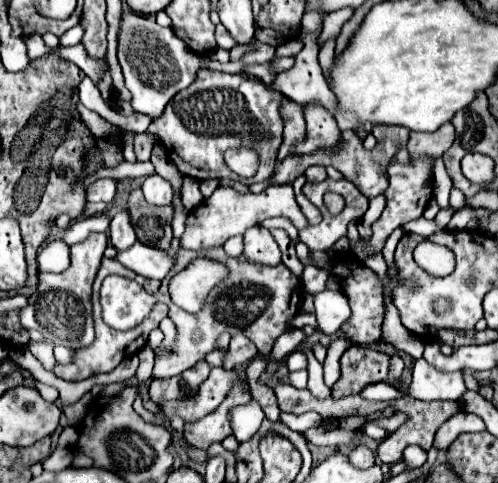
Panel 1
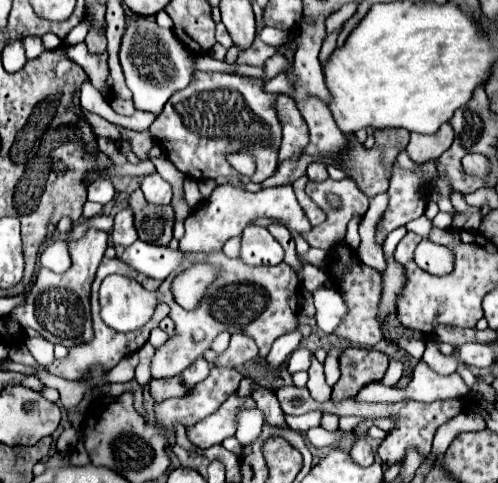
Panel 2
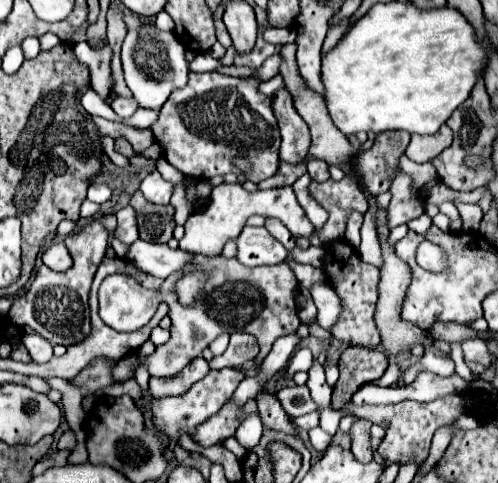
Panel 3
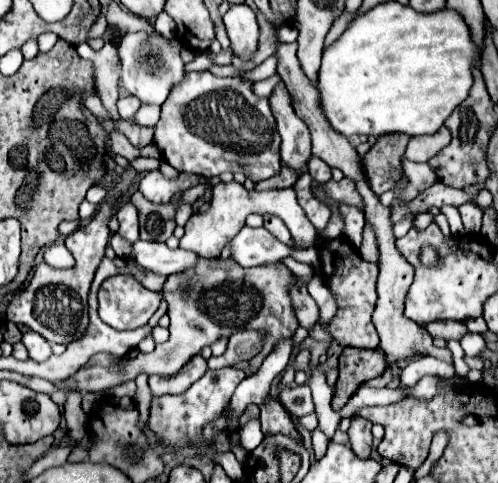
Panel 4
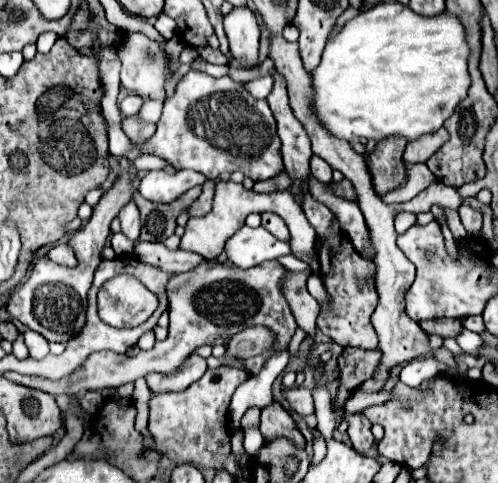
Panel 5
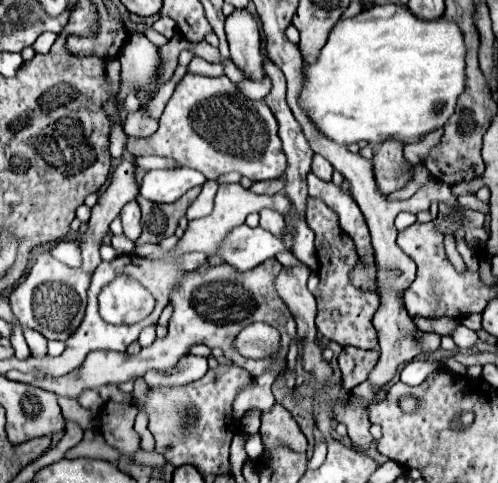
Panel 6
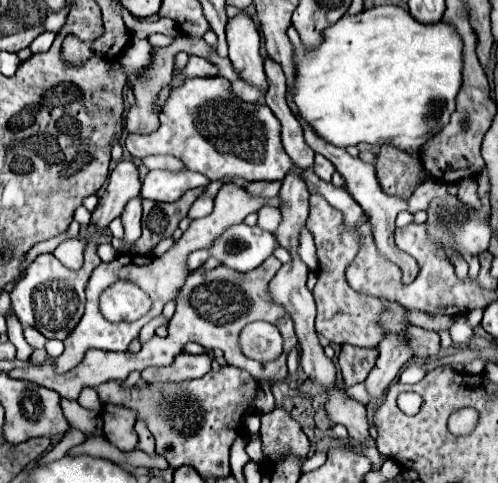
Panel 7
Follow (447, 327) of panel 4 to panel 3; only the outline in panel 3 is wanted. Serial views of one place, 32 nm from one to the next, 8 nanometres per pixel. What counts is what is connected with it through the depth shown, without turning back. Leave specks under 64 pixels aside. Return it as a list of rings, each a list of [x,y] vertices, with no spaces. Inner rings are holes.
[[[432,324],[432,330],[428,330],[434,338],[440,338],[440,340],[446,340],[446,342],[462,342],[466,340],[470,334],[476,334],[472,332],[468,326],[464,324]]]

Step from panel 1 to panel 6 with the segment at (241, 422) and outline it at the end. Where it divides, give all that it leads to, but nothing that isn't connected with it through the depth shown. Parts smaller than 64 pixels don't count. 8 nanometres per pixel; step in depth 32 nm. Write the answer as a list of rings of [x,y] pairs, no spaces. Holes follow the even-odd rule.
[[[248,434],[246,438],[246,452],[252,460],[258,460],[264,452],[264,446],[262,446],[262,440],[260,440],[260,434]]]

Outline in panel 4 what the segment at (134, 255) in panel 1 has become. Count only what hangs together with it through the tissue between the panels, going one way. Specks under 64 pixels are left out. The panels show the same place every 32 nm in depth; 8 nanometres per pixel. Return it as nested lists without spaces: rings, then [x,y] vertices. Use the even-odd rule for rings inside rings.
[[[142,240],[134,242],[132,258],[140,266],[164,276],[170,276],[174,272],[184,272],[198,262],[198,254],[194,252],[188,252],[182,248],[170,250],[162,242],[142,242]]]

